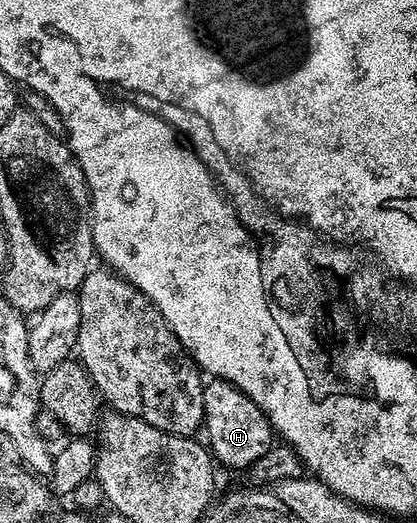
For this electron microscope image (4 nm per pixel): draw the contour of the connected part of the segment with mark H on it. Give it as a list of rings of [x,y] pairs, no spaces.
[[[208,378],[203,385],[203,422],[207,431],[206,446],[214,460],[227,467],[243,467],[250,469],[273,446],[273,428],[267,415],[241,389],[237,389],[229,381]]]

